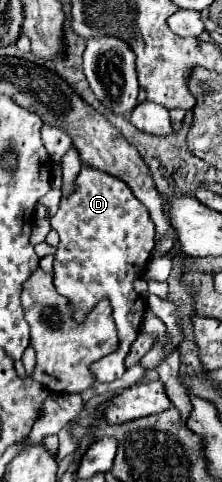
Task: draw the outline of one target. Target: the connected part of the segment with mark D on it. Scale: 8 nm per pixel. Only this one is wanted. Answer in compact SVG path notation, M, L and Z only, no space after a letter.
M84 163L74 179L74 191L60 201L60 209L50 223L60 235L60 245L54 253L54 285L68 299L72 317L82 323L102 297L112 301L120 347L90 365L96 381L110 383L124 373L124 357L138 337L146 313L146 301L134 291L132 283L146 273L152 257L154 223L122 179Z

